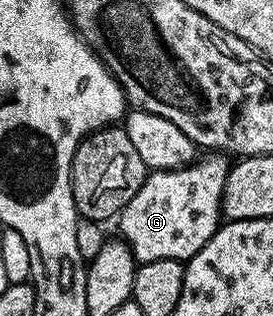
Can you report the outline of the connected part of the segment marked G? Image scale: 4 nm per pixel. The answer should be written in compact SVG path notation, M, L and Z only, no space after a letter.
M209 152L204 156L178 170L154 170L146 173L139 192L131 196L131 204L122 208L119 215L120 237L131 248L138 263L151 260L179 260L186 263L195 256L195 252L199 252L199 248L203 248L203 244L207 244L207 240L211 240L211 236L215 236L218 226L222 225L221 201L231 162L221 152Z

